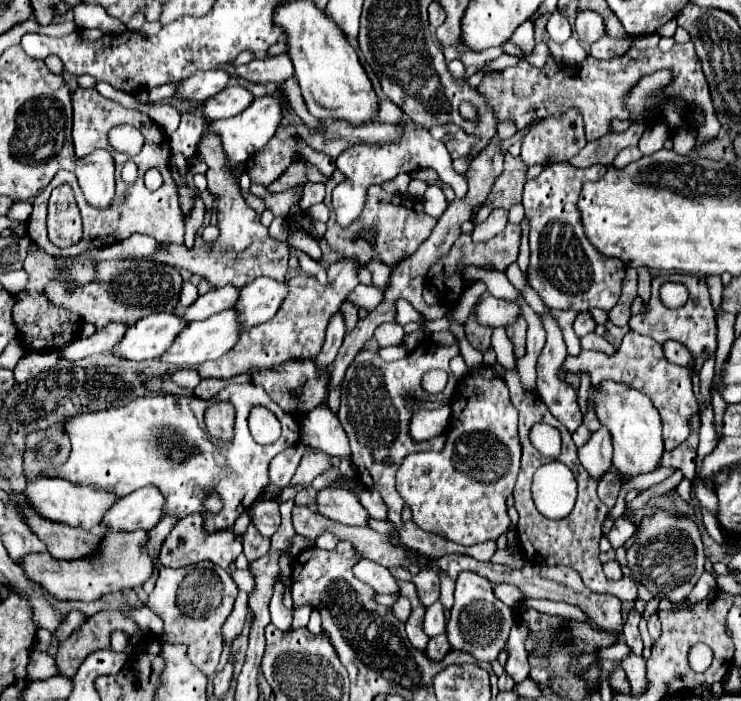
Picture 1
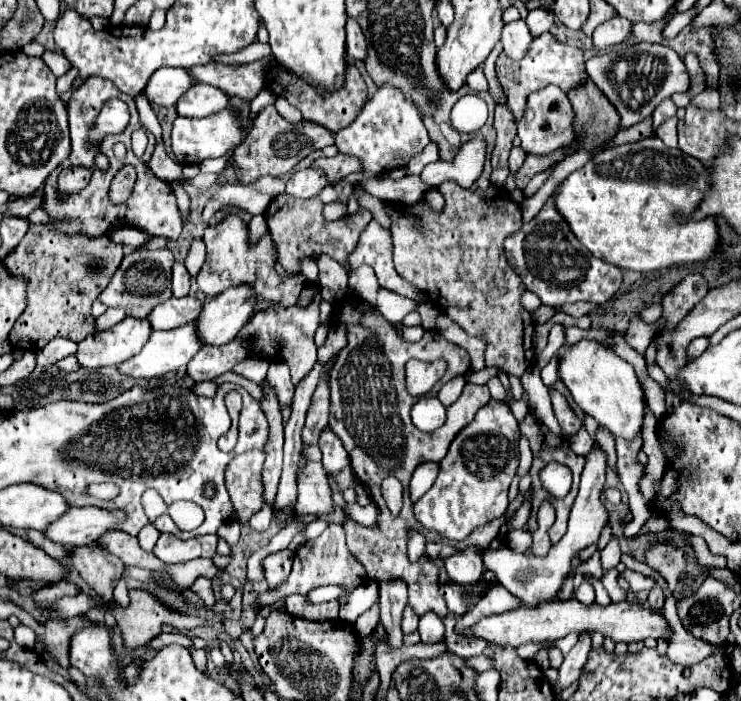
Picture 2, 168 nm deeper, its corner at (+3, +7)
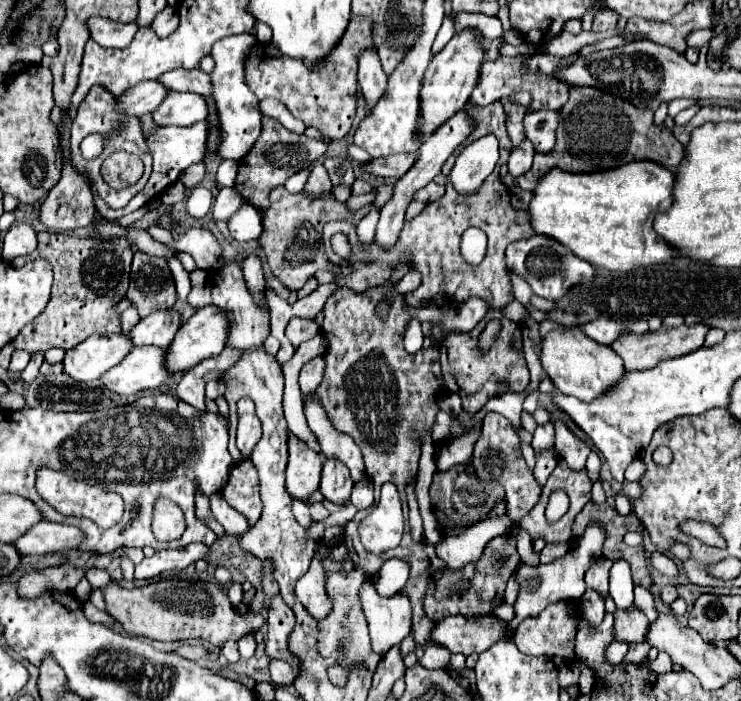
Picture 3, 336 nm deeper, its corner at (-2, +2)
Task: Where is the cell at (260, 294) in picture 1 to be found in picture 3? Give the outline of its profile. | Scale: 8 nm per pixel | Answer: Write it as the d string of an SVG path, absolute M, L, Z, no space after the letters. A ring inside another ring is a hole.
M206 305L202 309L198 309L182 327L180 333L176 333L176 339L172 341L172 345L168 347L168 369L172 373L176 371L186 371L188 367L198 365L200 361L208 359L208 357L216 357L218 353L222 353L222 349L226 347L228 341L228 333L230 333L230 323L226 317L226 311L216 307L216 305Z

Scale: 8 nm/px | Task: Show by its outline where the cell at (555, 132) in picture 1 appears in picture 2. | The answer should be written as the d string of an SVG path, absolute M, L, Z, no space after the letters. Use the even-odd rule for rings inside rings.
M547 86L543 90L533 92L529 96L523 120L519 120L517 126L519 126L521 148L527 154L549 154L553 150L559 150L571 144L575 134L573 134L573 110L571 110L567 94L555 86Z

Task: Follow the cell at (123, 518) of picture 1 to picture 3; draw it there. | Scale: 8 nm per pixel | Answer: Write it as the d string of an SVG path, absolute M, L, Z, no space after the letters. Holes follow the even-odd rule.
M40 521L40 525L28 529L28 533L20 537L20 541L14 541L14 545L26 557L26 555L46 555L56 551L58 553L80 551L82 541L84 533L74 525Z

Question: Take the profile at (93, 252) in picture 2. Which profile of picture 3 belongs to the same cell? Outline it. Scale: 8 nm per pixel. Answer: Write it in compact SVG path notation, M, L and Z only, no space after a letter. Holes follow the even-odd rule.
M40 231L38 233L38 247L34 253L18 257L12 261L14 267L24 267L28 261L34 259L46 259L52 265L54 271L54 285L52 285L52 297L48 307L32 321L28 323L20 335L14 339L16 349L24 349L28 353L38 353L38 351L48 351L52 347L62 347L62 349L74 349L78 343L88 339L90 335L112 335L120 333L118 325L118 313L112 311L112 307L124 297L128 289L128 279L130 279L130 263L132 263L132 249L126 239L108 239L108 241L96 241L96 239L80 239L72 237L66 233L48 233Z

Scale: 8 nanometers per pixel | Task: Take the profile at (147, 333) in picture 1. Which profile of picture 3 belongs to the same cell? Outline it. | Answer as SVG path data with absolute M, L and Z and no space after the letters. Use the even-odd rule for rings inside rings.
M92 335L76 349L68 351L64 357L64 371L76 381L94 381L100 379L108 369L118 365L130 351L134 343L128 335Z

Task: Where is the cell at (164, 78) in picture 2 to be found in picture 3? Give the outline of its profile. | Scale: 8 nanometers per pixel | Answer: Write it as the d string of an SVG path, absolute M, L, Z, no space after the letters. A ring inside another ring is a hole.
M150 79L150 81L142 81L140 85L128 89L124 97L118 97L118 105L126 113L140 117L144 113L154 113L162 105L166 95L168 95L168 89L160 81Z

